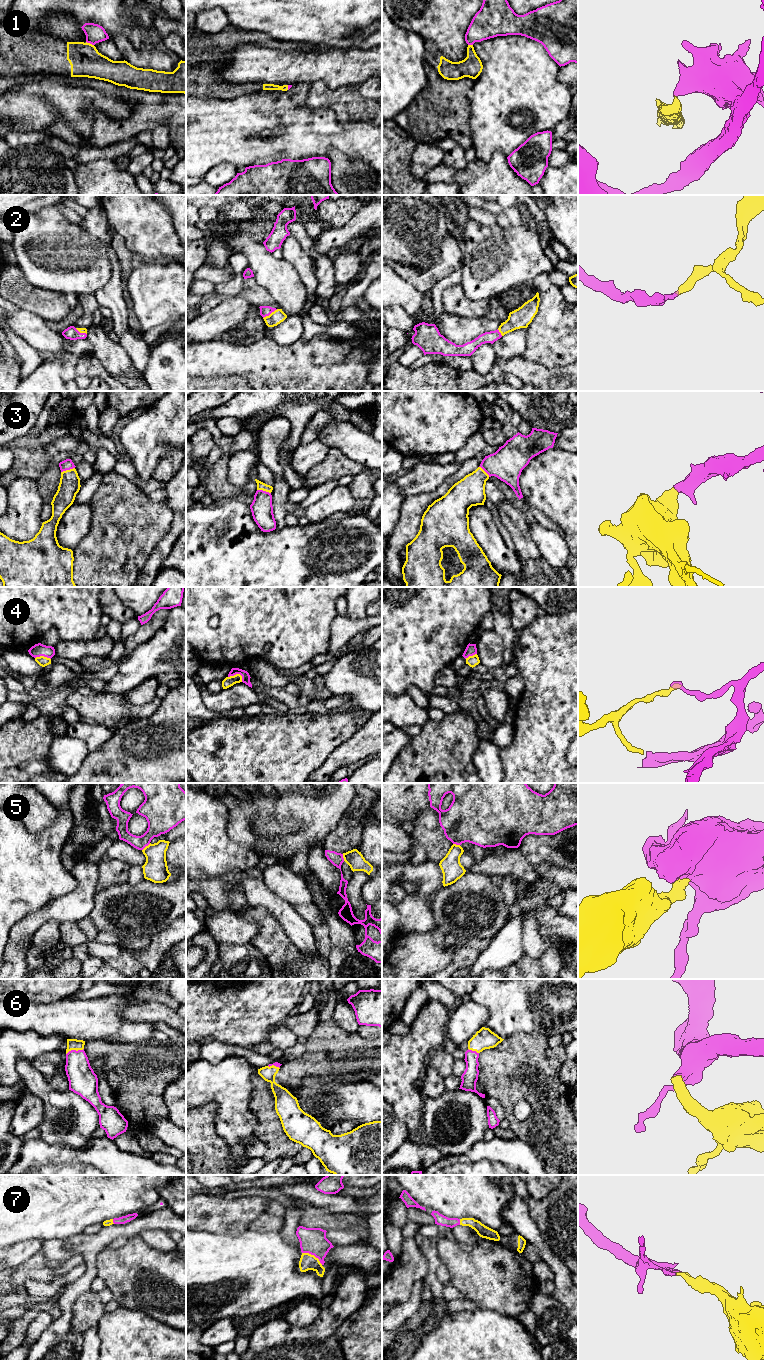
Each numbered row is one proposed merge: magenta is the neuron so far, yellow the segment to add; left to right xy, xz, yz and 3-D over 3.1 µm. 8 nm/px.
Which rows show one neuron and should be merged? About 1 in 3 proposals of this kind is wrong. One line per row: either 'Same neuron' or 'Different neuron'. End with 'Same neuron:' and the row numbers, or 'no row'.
1: Different neuron
2: Same neuron
3: Same neuron
4: Different neuron
5: Different neuron
6: Same neuron
7: Same neuron
Same neuron: 2, 3, 6, 7

